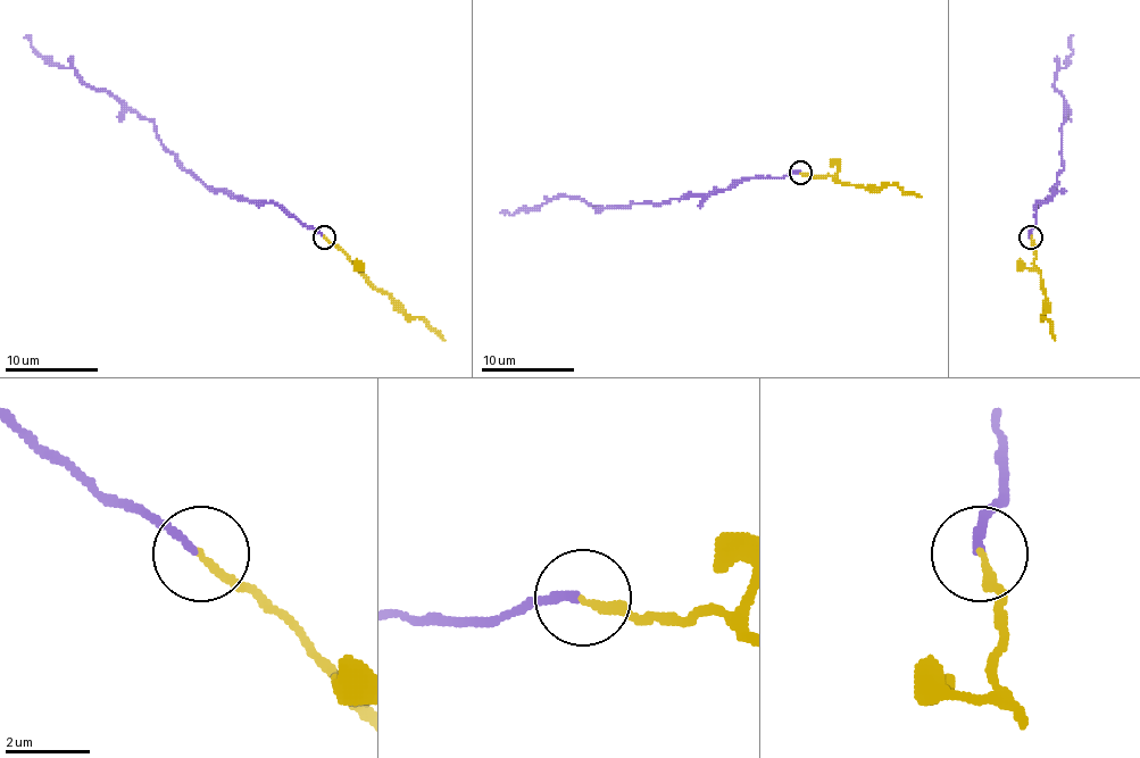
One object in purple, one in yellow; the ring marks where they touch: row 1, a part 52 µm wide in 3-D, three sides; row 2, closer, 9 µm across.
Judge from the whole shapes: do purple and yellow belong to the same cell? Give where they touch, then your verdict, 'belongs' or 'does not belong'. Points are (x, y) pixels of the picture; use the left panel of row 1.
place (324, 236); belongs

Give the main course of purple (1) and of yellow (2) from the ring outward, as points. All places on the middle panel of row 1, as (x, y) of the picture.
1: (800, 173), (754, 177), (683, 194), (658, 206), (596, 208), (581, 199), (554, 197), (514, 215), (502, 213)
2: (800, 173), (823, 177), (832, 175), (840, 182), (865, 188), (896, 184), (903, 192), (921, 197)

